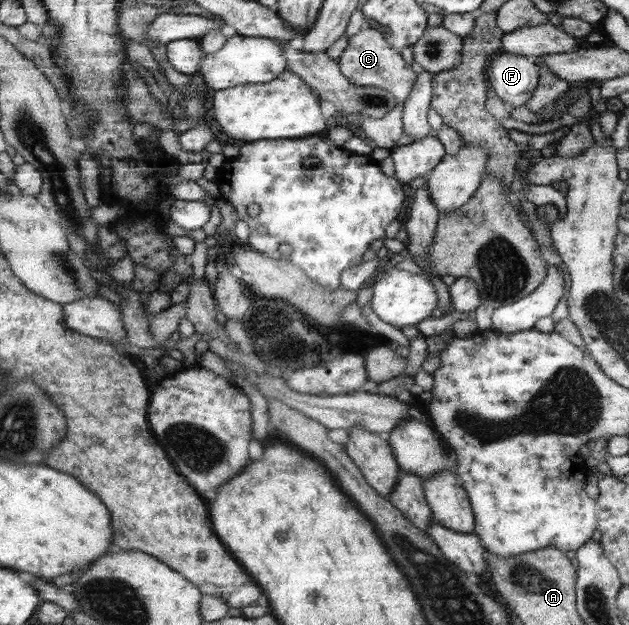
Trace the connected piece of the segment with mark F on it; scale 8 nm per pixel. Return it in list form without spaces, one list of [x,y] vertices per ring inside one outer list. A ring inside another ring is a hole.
[[[500,52],[491,58],[487,78],[509,111],[527,104],[539,83],[540,65],[535,58]]]

